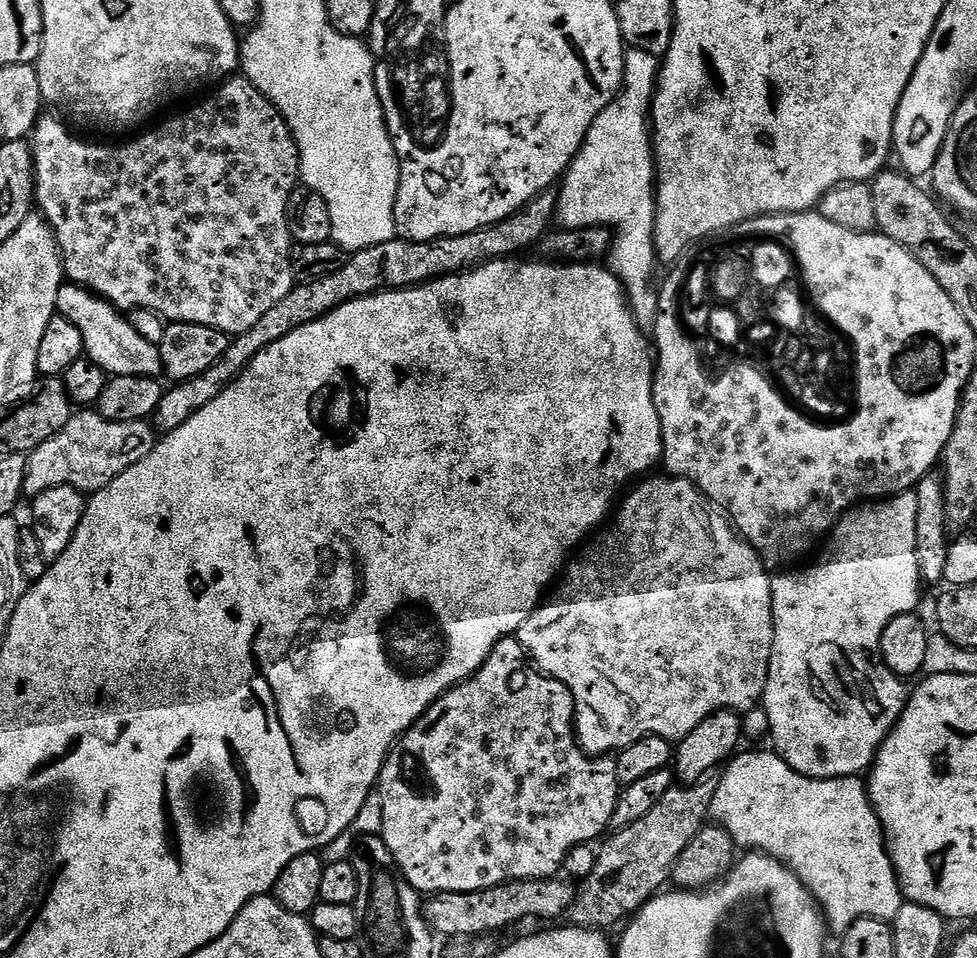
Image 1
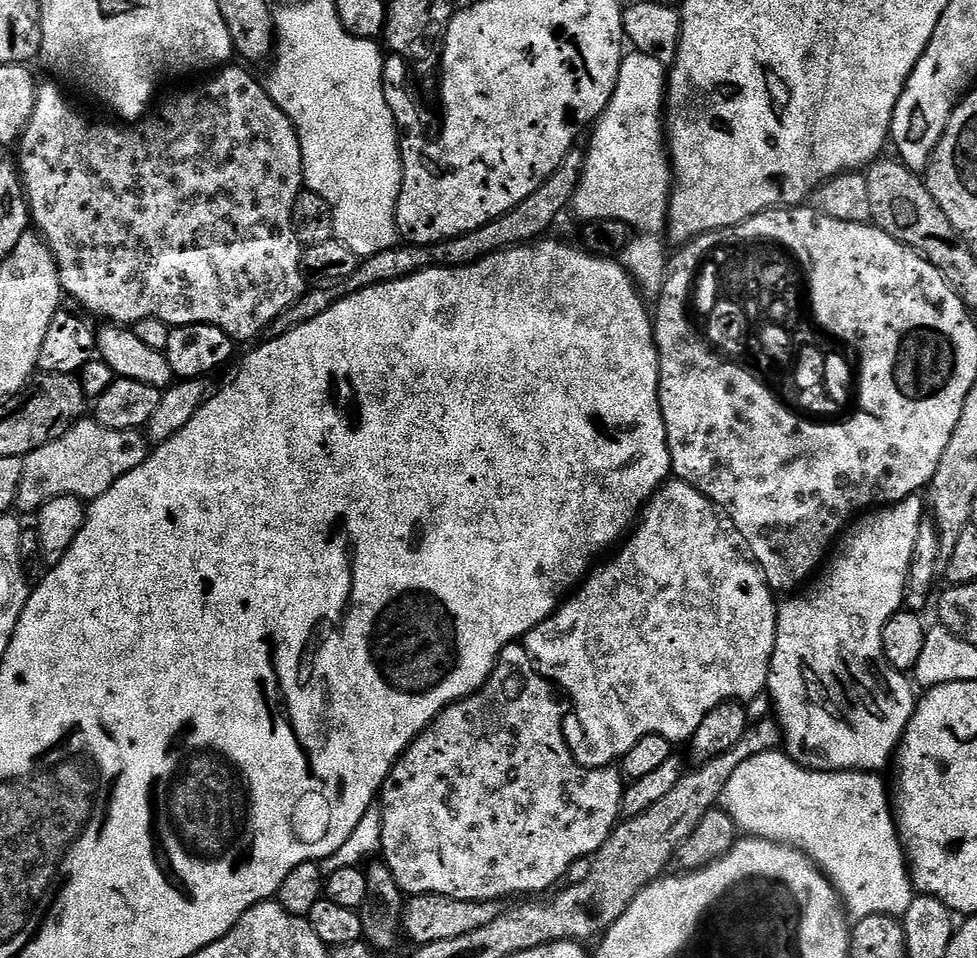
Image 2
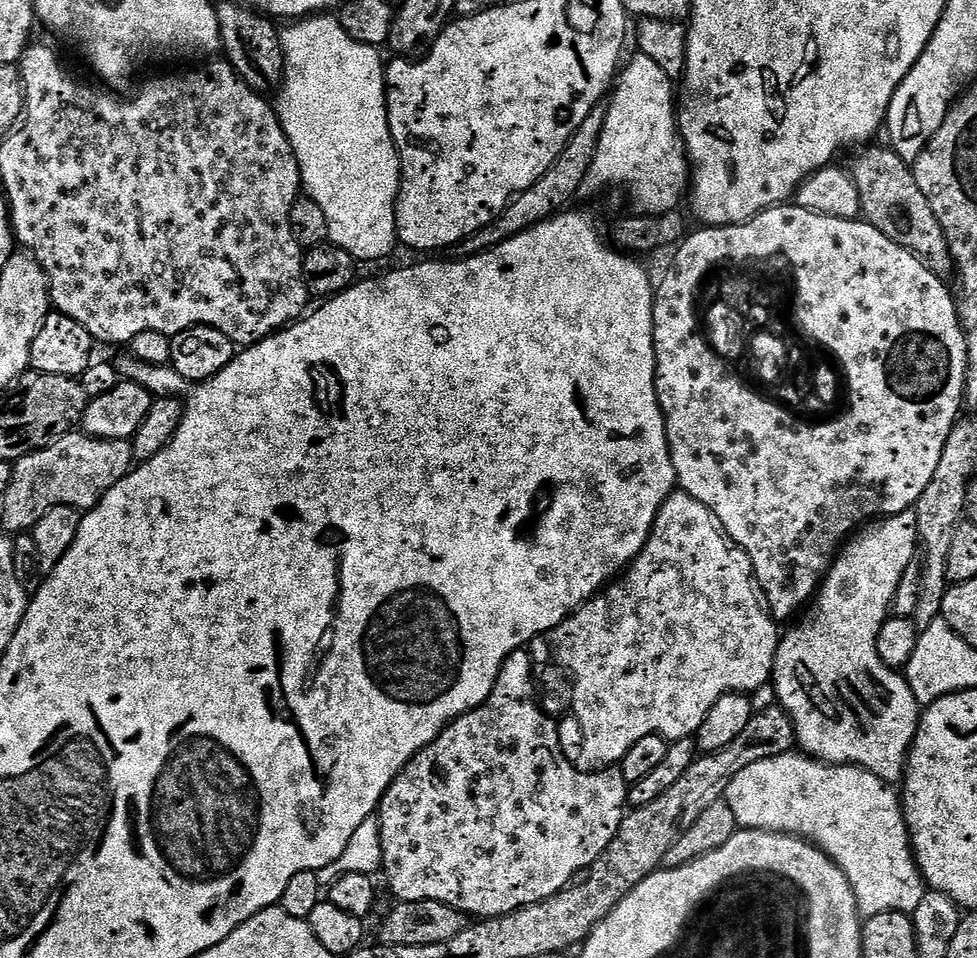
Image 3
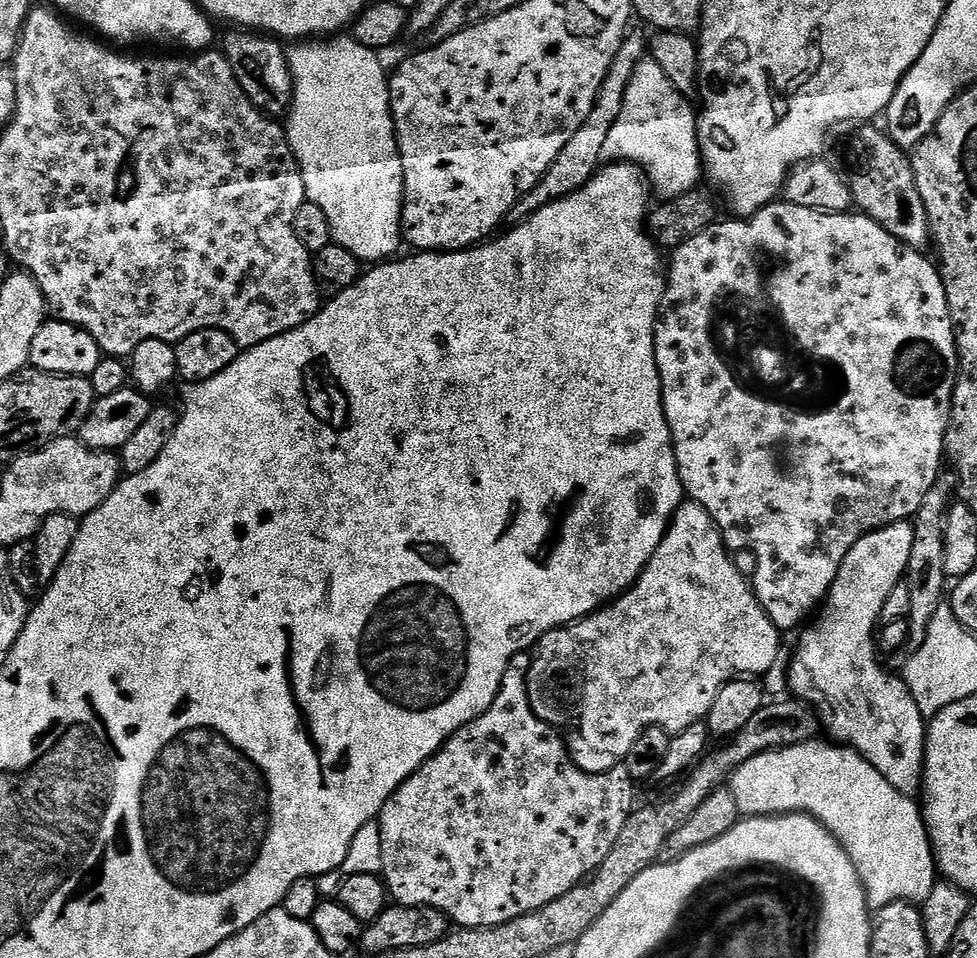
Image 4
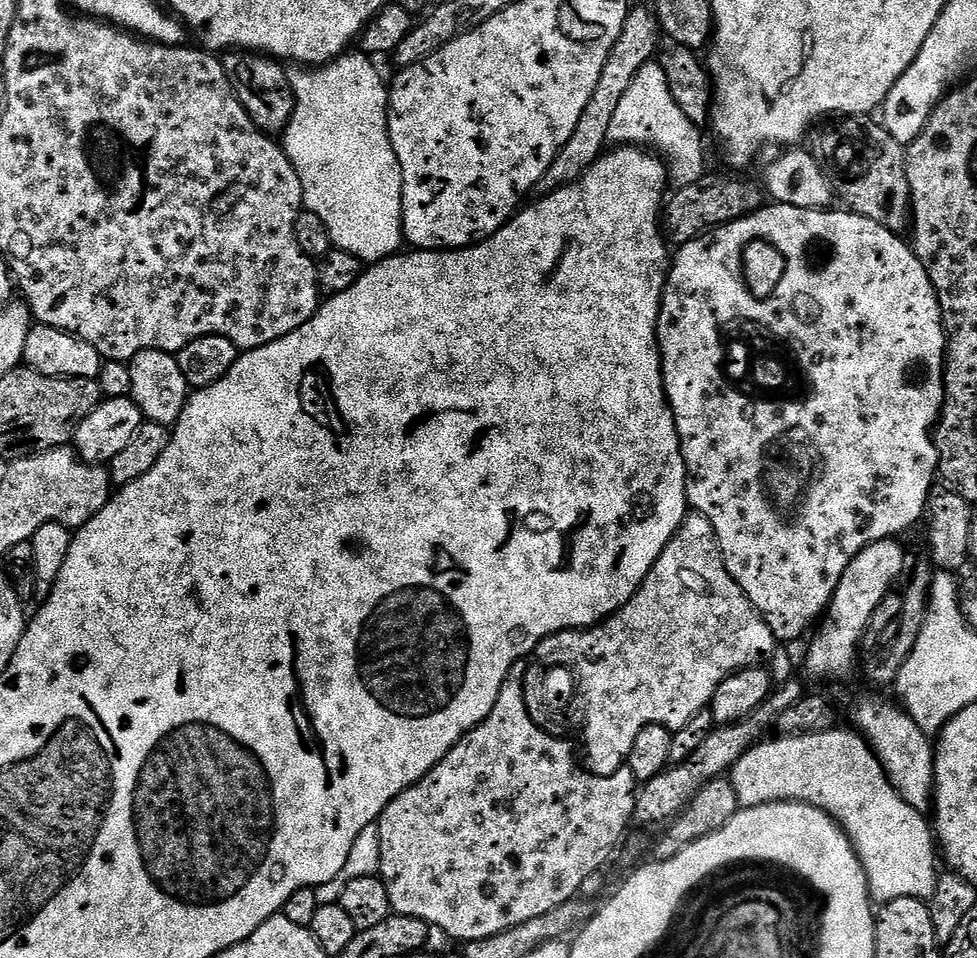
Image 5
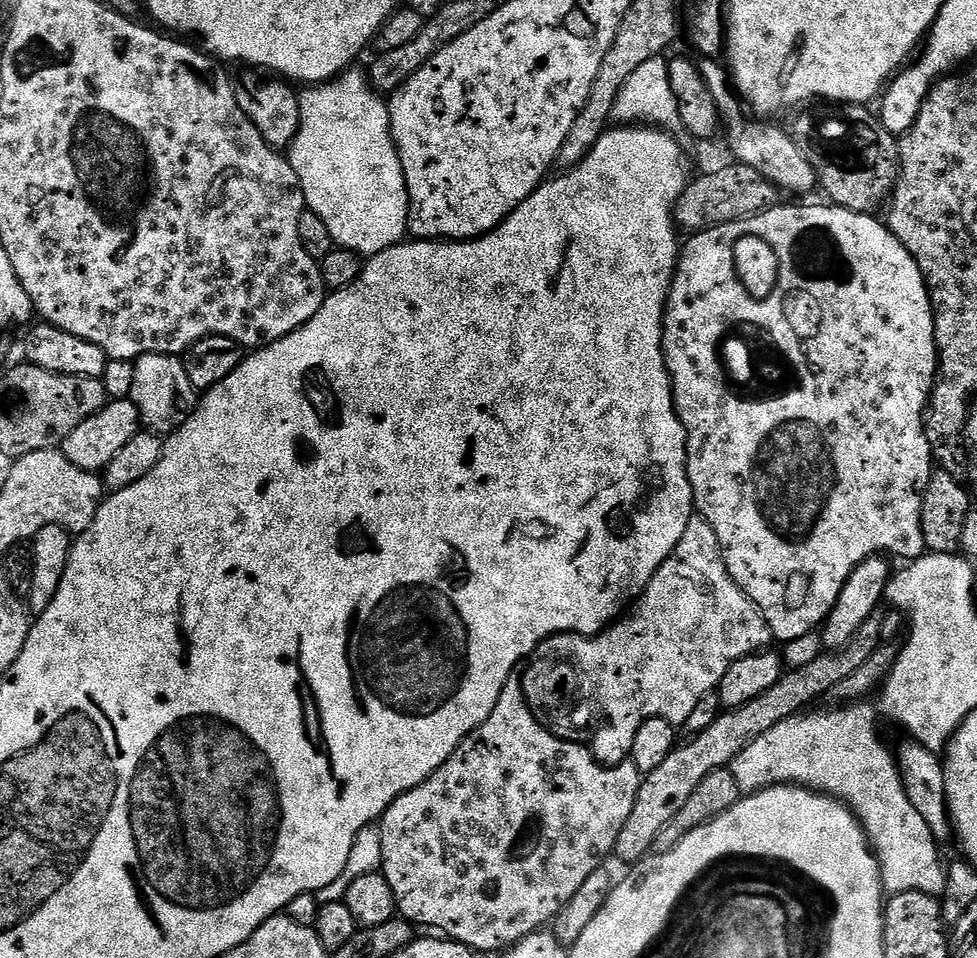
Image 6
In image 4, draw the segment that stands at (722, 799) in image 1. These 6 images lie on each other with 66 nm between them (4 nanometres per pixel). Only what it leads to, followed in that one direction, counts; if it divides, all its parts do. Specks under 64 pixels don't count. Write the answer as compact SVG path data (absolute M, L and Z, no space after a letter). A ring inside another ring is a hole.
M823 739L808 740L789 748L779 748L750 758L730 778L730 790L738 810L749 816L787 816L803 814L813 816L833 838L844 847L850 862L856 867L858 878L864 887L869 909L890 906L890 902L902 902L917 906L930 898L930 890L938 882L936 859L932 857L932 843L928 828L924 825L924 813L915 799L904 796L862 754L835 742L823 744Z

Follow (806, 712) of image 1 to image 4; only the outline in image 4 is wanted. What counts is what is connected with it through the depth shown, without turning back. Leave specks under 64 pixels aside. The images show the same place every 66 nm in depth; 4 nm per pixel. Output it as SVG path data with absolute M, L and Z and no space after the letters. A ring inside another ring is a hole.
M907 520L874 530L854 542L850 554L846 554L838 570L838 578L834 578L832 589L828 591L828 599L815 617L816 624L809 623L799 633L801 636L796 644L796 653L791 653L788 665L788 690L795 699L804 701L814 709L823 731L825 728L835 743L862 754L862 758L866 758L866 762L870 762L870 766L874 766L874 770L878 770L882 778L894 786L894 790L909 798L916 798L921 795L924 783L926 717L918 710L916 697L903 679L876 661L878 644L874 639L882 606L886 606L890 590L905 579L910 562L910 546L914 546L914 530Z

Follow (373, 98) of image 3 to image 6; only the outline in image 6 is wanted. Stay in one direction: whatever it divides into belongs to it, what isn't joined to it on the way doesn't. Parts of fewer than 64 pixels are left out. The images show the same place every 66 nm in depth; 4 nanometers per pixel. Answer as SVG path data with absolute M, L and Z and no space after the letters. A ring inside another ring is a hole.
M346 71L337 76L335 80L328 81L327 84L308 86L299 93L302 118L300 119L298 134L290 149L290 159L294 166L294 174L298 174L300 188L304 191L304 203L307 211L318 214L318 218L322 218L322 222L326 222L326 230L330 230L333 241L339 247L349 248L351 252L359 252L361 257L367 258L376 256L387 248L393 248L395 244L401 243L405 239L410 228L410 209L408 206L408 187L402 170L402 162L396 149L396 143L392 141L392 120L388 117L388 104L385 97L372 87L367 75L363 71L356 71Z

